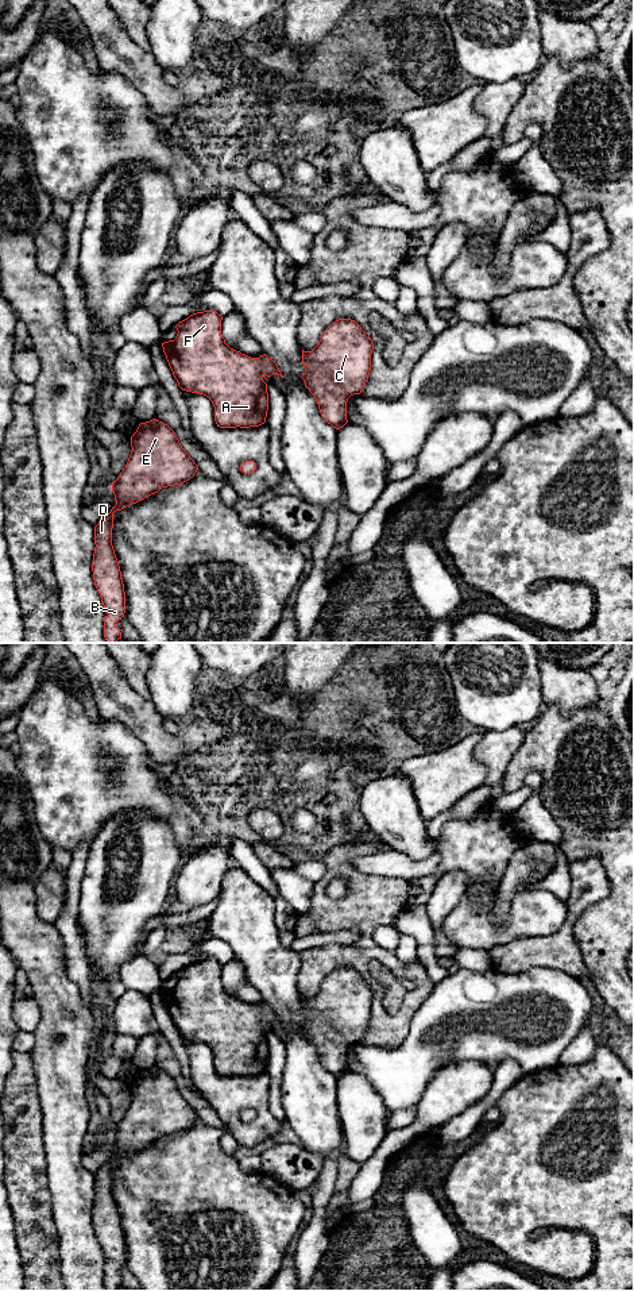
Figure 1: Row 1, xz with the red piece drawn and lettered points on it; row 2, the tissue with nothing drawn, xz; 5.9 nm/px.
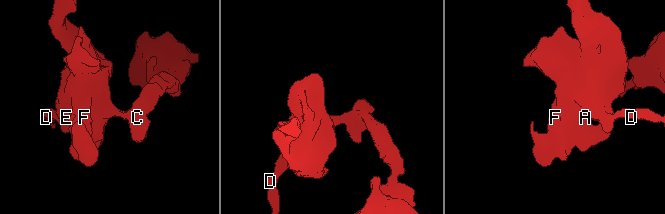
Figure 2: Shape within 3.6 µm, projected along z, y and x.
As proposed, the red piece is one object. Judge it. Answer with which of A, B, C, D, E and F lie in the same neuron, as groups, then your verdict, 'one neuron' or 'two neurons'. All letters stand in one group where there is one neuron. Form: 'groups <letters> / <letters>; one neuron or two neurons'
groups A B C D E F; one neuron

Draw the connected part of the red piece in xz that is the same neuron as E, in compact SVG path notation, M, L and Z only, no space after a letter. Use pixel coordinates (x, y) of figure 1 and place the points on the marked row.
M156 419L139 424L131 436L131 447L125 467L112 482L116 505L100 517L94 527L92 571L94 586L108 613L104 620L107 643L121 639L121 632L115 624L125 613L124 583L112 546L113 513L158 493L162 488L189 481L198 470L175 432Z

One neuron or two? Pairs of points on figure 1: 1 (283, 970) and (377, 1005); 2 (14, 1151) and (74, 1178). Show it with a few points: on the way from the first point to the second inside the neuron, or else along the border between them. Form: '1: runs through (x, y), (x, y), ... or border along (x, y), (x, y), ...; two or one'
1: border along (298, 954), (298, 993), (302, 997); two
2: border along (42, 1135), (46, 1156), (46, 1187), (51, 1197); two

